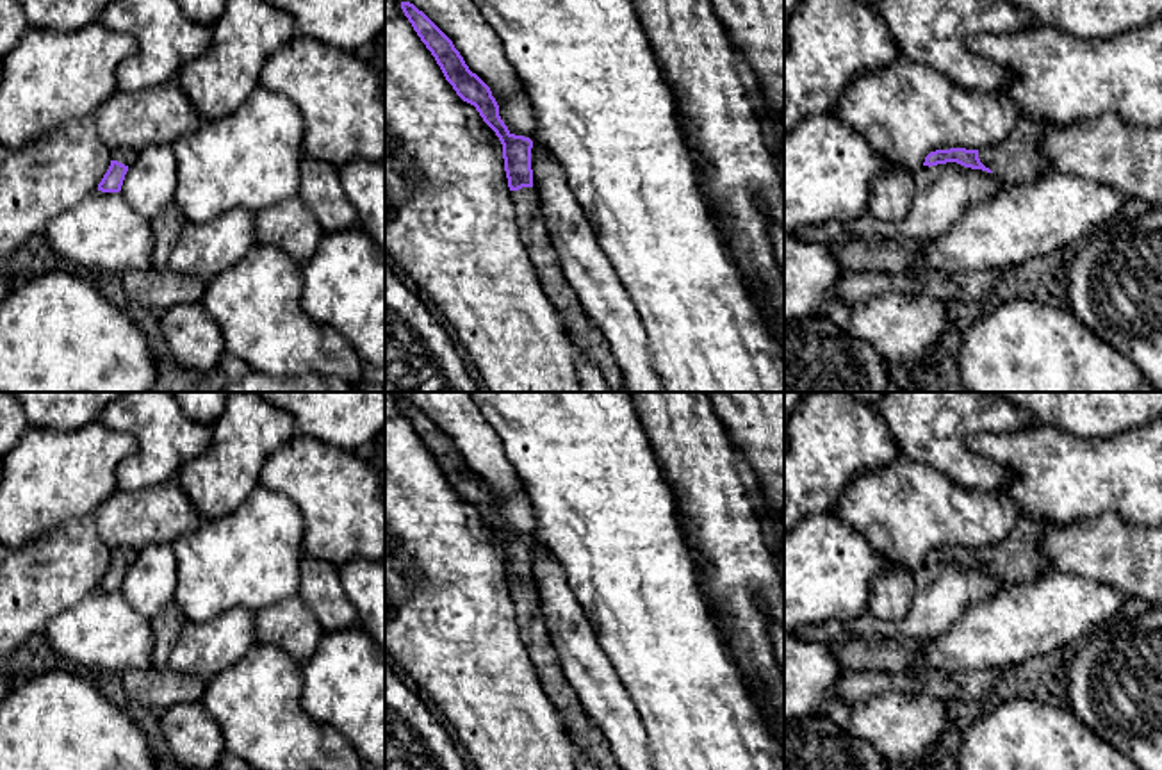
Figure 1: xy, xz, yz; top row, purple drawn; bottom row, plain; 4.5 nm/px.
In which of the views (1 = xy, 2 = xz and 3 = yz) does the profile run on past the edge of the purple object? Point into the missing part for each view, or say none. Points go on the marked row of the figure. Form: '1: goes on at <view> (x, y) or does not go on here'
1: goes on at xy (125, 155)
2: goes on at xz (587, 337)
3: goes on at yz (1018, 159)

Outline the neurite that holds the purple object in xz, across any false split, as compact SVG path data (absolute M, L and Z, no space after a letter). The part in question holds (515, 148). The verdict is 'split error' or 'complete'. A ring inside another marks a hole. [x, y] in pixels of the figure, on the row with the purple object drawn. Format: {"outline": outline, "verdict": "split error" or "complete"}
{"outline": "M401 2L401 9L421 41L435 57L446 80L453 86L456 94L463 102L474 105L483 121L499 137L503 144L508 187L515 205L519 237L529 255L542 291L560 310L561 321L574 346L601 367L613 392L627 392L622 371L610 344L583 310L576 291L565 280L560 257L556 255L545 230L538 207L538 194L533 187L533 141L508 130L499 116L499 105L492 96L490 87L469 70L453 41L413 4Z", "verdict": "split error"}

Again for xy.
{"outline": "M118 148L112 152L112 160L103 175L102 182L98 184L98 191L102 192L119 192L128 166L137 159L137 152L130 148Z", "verdict": "split error"}

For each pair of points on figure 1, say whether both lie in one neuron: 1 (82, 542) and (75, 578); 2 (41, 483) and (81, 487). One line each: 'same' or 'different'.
1: same
2: same

